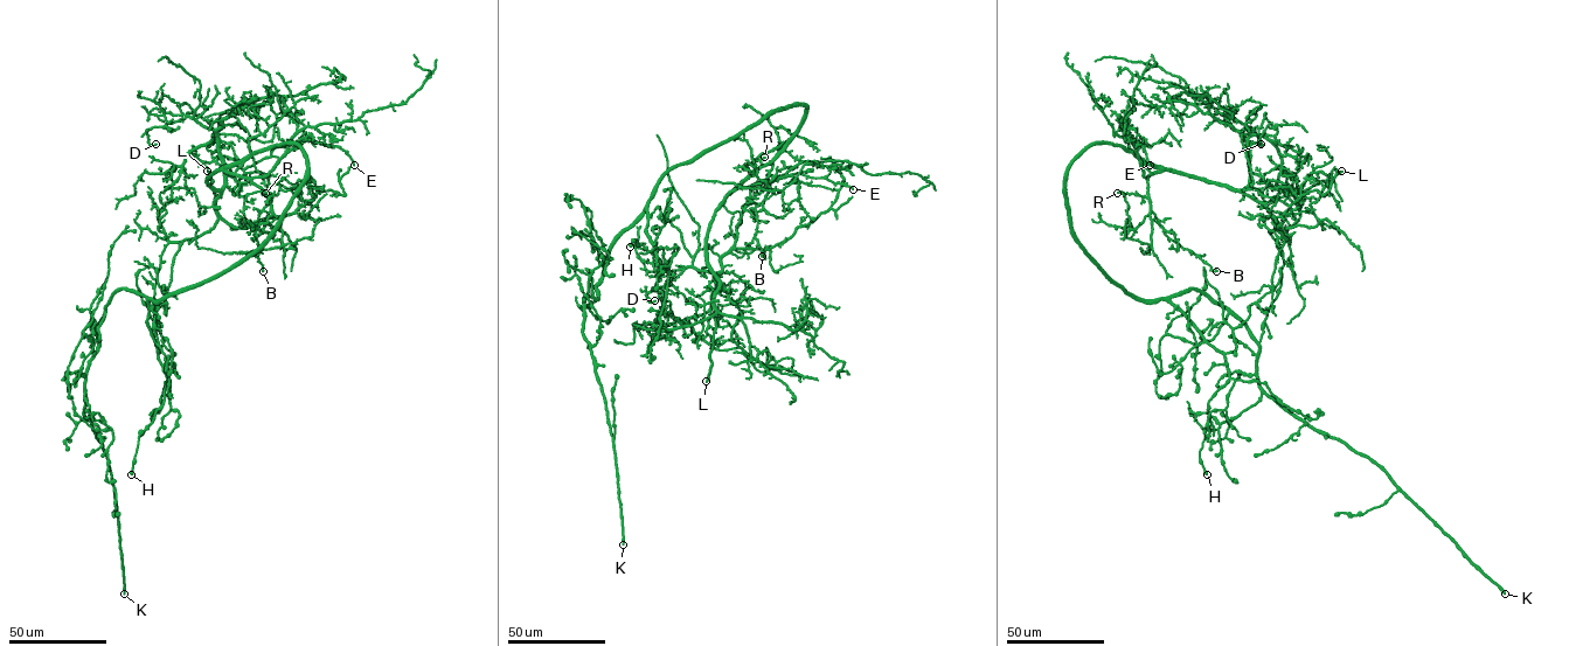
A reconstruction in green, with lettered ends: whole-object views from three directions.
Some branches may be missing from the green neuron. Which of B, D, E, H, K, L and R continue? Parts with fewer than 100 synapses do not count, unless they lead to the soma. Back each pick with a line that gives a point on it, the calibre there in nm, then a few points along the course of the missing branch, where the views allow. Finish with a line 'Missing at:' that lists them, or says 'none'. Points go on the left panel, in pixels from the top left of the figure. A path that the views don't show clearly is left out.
K: Place: (124, 594). Thickness 400 nm
L: Place: (207, 171). Thickness 240 nm. Course of what is missing: (207, 171), (185, 157)
Missing at: K, L

